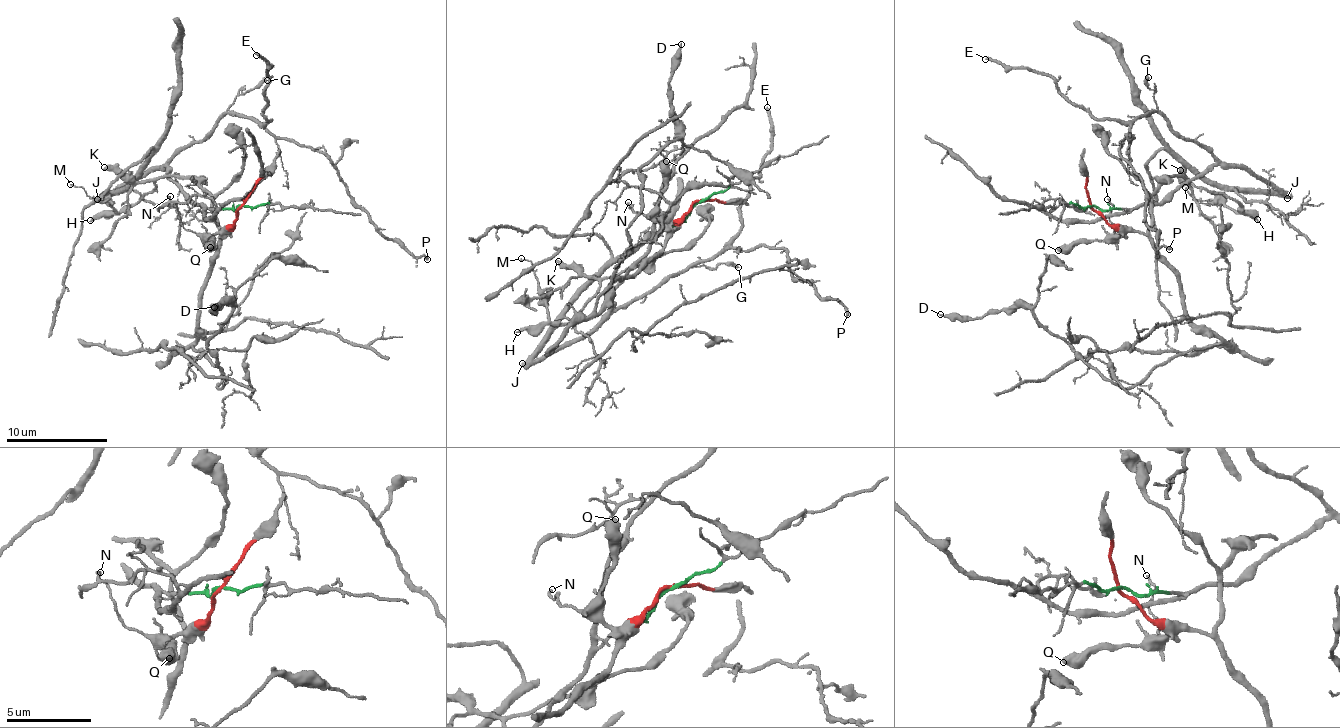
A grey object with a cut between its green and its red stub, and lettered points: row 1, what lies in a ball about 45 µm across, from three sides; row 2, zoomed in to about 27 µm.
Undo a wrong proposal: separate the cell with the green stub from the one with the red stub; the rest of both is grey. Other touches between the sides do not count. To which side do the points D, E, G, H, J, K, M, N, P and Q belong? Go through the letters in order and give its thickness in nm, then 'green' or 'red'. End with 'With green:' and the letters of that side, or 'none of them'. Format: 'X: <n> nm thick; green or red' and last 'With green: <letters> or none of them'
D: 240 nm thick; red
E: 200 nm thick; green
G: 240 nm thick; green
H: 240 nm thick; red
J: 500 nm thick; green
K: 420 nm thick; red
M: 90 nm thick; red
N: 120 nm thick; red
P: 200 nm thick; green
Q: 600 nm thick; red
With green: E, G, J, P

